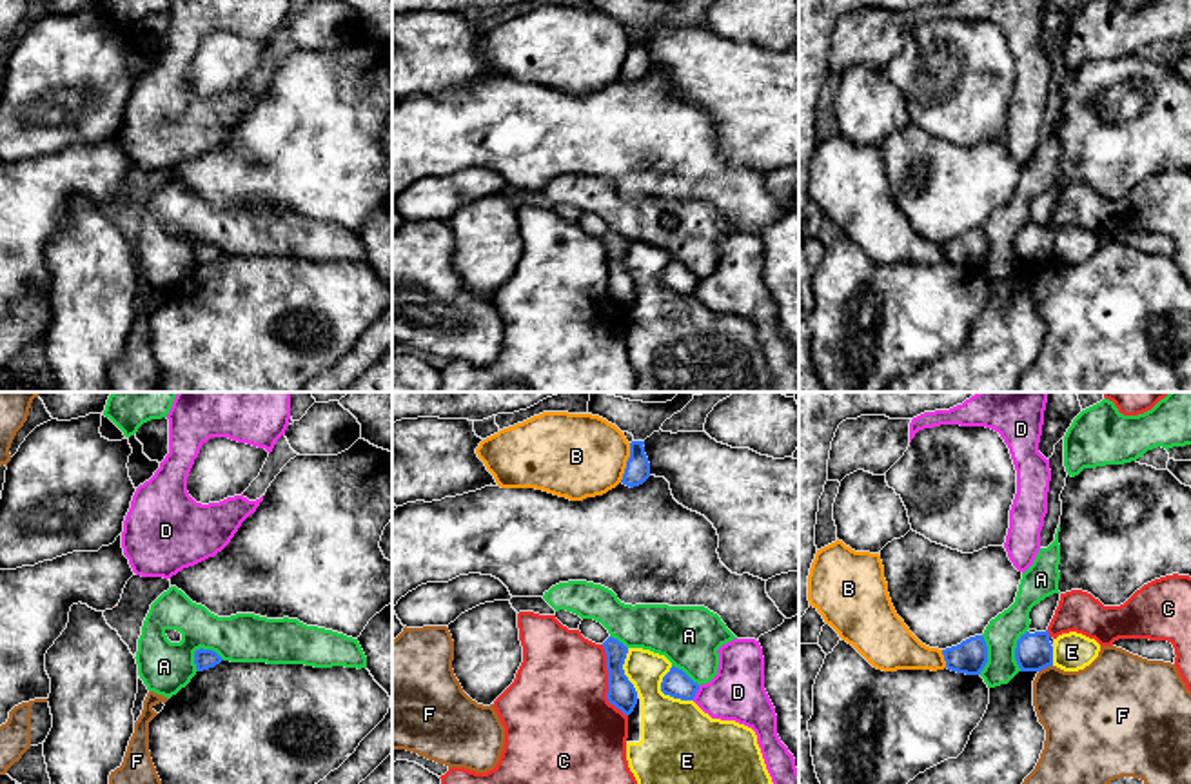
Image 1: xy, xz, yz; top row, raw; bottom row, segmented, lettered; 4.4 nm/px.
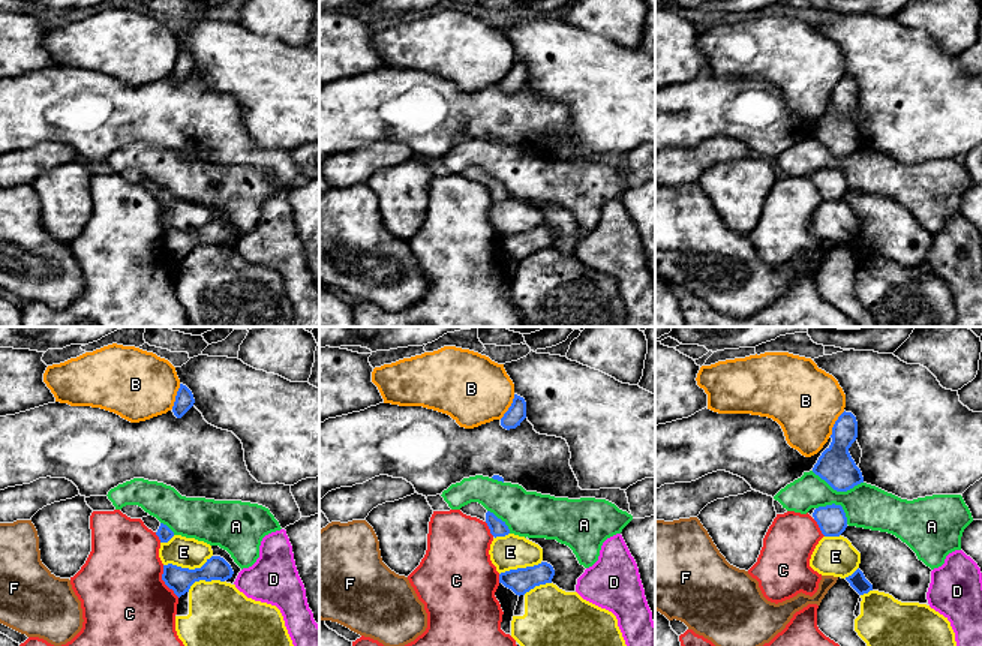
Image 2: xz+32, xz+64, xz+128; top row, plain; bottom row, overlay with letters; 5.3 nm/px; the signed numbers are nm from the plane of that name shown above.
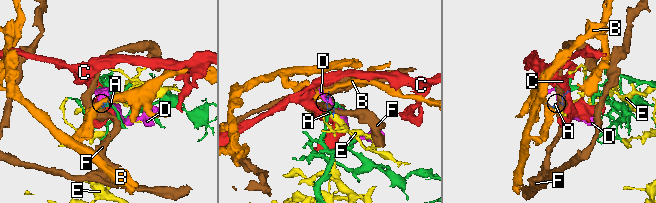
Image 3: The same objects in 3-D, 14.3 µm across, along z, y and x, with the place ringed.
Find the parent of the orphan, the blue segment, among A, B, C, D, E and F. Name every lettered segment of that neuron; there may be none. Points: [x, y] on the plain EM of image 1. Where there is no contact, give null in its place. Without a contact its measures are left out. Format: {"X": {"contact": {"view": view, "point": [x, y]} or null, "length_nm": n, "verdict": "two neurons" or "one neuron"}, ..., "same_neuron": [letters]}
{"A": {"contact": {"view": "xy", "point": [209, 244]}, "length_nm": 150, "verdict": "two neurons"}, "B": {"contact": {"view": "xz", "point": [627, 57]}, "length_nm": 180, "verdict": "two neurons"}, "C": {"contact": {"view": "xz", "point": [609, 276]}, "length_nm": 340, "verdict": "two neurons"}, "D": {"contact": {"view": "xz", "point": [696, 285]}, "length_nm": 70, "verdict": "two neurons"}, "E": {"contact": {"view": "xz", "point": [665, 287]}, "length_nm": 190, "verdict": "two neurons"}, "F": {"contact": {"view": "yz", "point": [1044, 260]}, "length_nm": 70, "verdict": "two neurons"}, "same_neuron": []}

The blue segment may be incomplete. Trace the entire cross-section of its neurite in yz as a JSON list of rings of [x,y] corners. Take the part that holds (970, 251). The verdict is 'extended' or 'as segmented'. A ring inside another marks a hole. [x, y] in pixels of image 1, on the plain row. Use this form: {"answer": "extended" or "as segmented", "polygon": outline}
{"answer": "as segmented", "polygon": [[[982,229],[970,230],[942,243],[946,261],[957,267],[980,269],[988,256],[988,240]]]}

